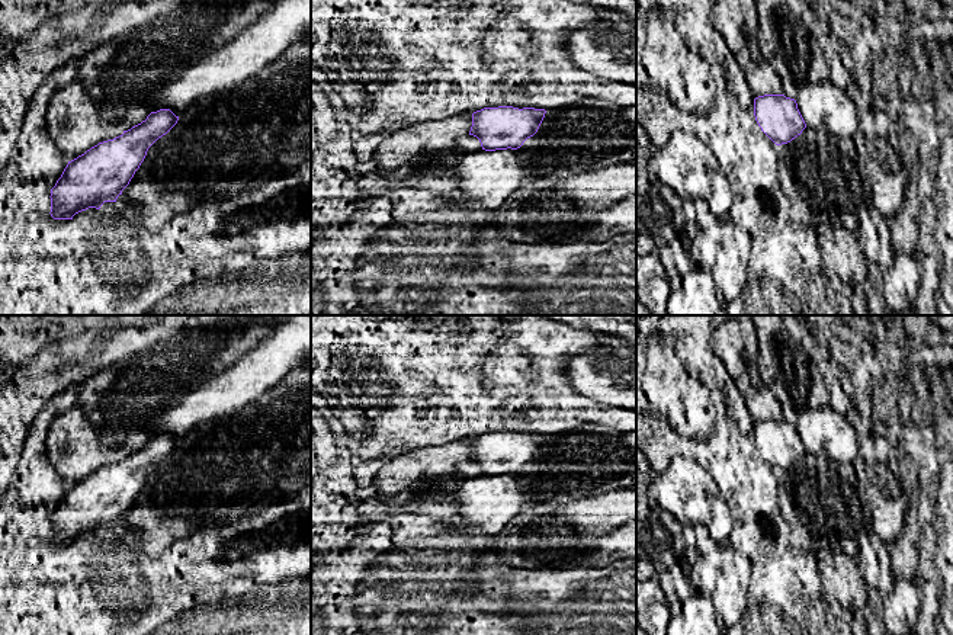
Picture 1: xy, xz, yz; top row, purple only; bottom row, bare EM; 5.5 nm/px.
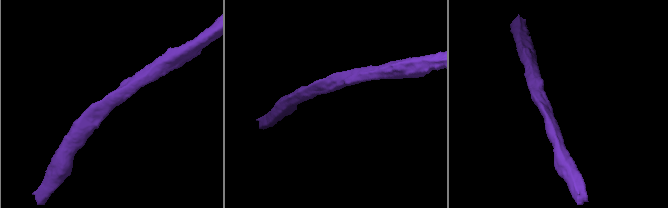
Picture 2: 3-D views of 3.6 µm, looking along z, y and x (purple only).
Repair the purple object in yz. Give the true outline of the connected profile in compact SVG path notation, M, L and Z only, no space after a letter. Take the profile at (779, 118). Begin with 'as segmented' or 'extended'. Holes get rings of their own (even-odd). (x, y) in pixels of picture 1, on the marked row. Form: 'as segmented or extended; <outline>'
as segmented; M764 94L754 99L754 116L761 131L776 144L787 144L806 128L795 99Z

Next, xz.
as segmented; M484 108L472 113L469 135L476 137L485 151L517 150L538 132L545 113L535 108Z

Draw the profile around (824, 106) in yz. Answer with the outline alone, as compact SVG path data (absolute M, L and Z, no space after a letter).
M832 81L802 84L795 100L809 128L847 139L859 131L857 105Z

